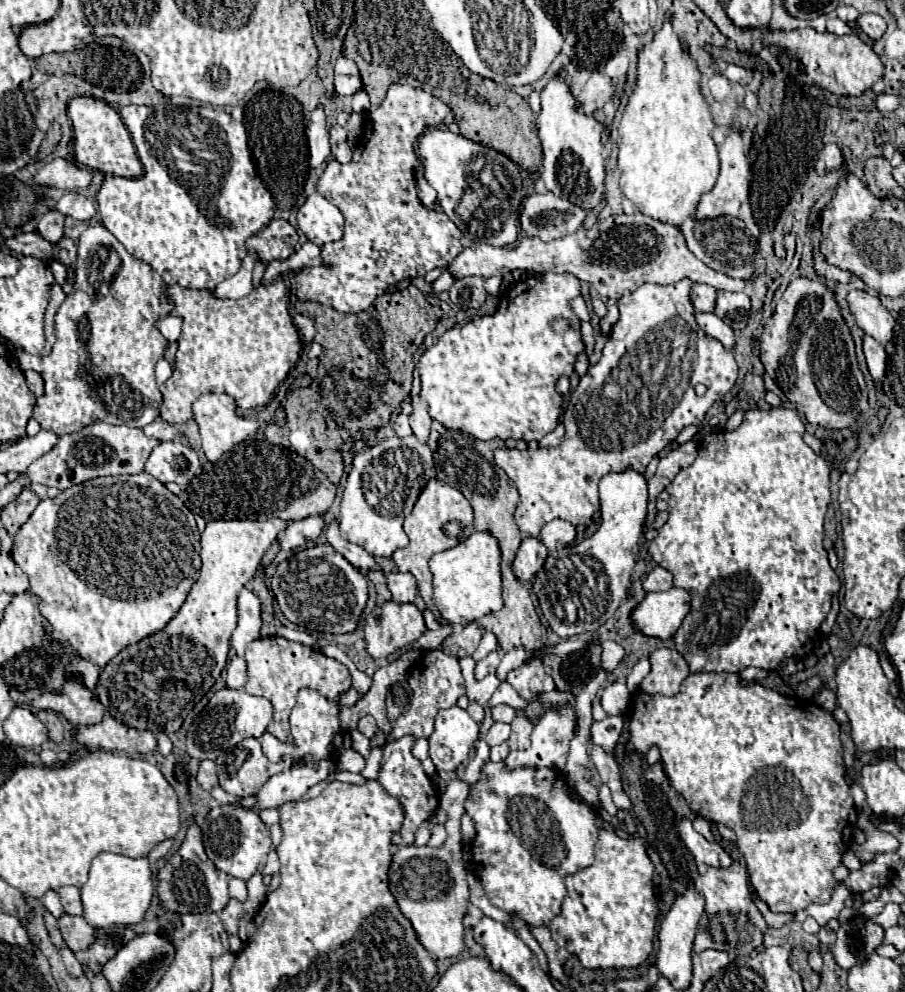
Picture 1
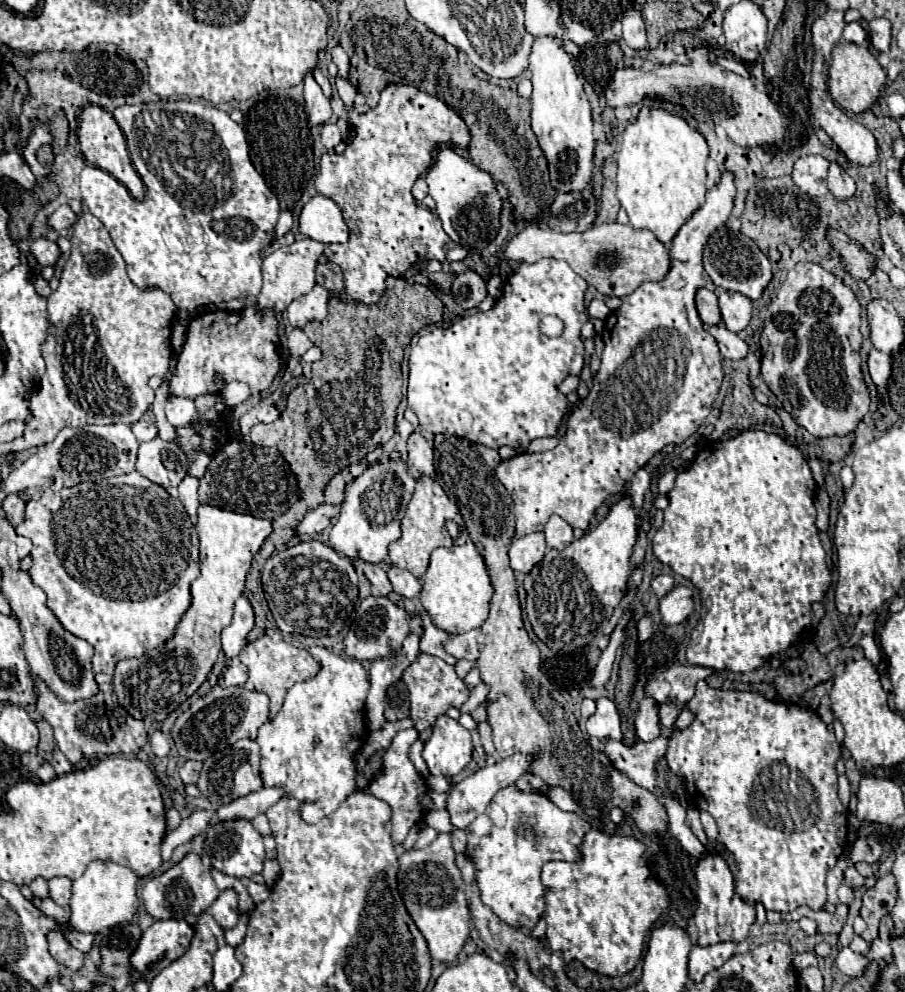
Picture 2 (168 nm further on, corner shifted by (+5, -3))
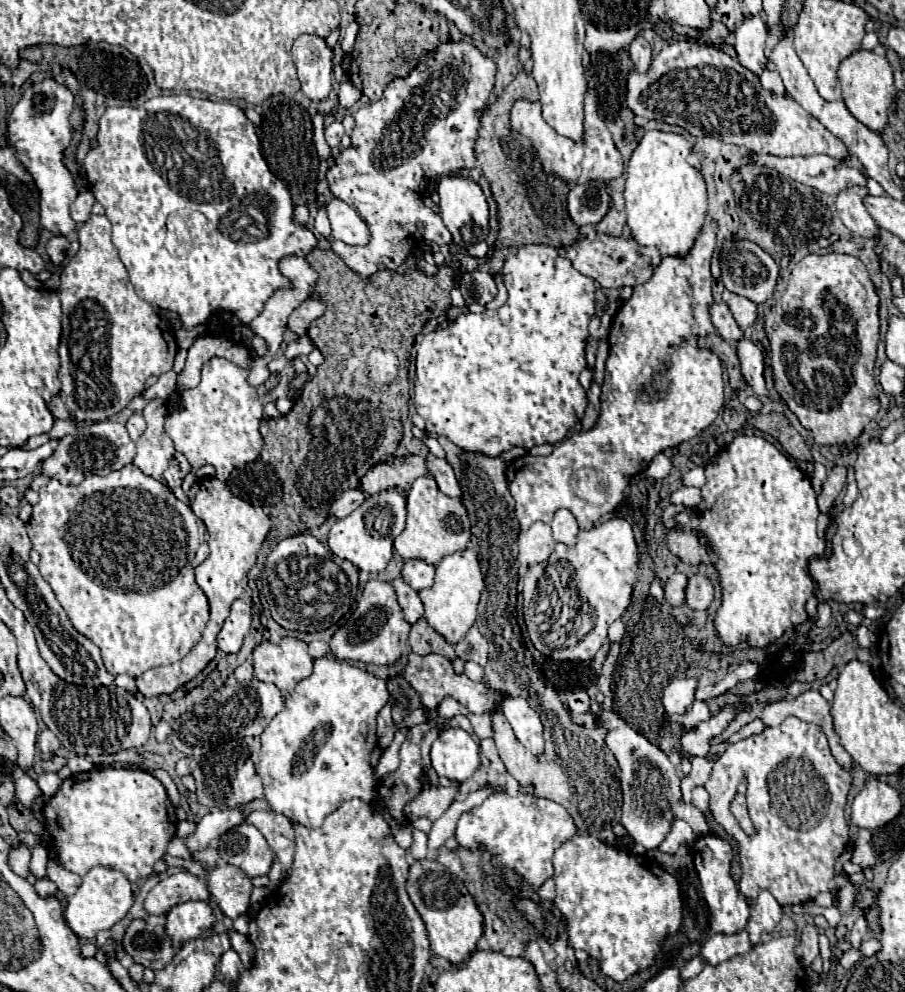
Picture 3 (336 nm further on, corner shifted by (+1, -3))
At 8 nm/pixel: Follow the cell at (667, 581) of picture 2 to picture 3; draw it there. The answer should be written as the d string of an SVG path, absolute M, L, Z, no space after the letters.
M681 572L671 574L665 588L663 588L667 604L671 604L671 606L683 604L685 602L685 586L687 586L687 576L685 574L681 574Z

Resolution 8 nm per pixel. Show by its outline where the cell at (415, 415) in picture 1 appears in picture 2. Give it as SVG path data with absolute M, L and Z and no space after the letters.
M415 432L407 440L409 450L409 462L425 476L435 478L435 464L433 464L433 448L427 444L423 434Z

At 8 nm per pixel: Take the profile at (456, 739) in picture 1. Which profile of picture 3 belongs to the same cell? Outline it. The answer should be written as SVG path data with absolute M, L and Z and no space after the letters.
M447 728L431 746L431 764L437 776L463 782L479 768L479 742L461 728Z

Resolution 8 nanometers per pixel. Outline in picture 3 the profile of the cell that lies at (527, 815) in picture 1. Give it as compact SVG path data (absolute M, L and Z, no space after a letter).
M509 794L493 796L499 796L499 800L489 802L489 806L477 806L459 818L455 832L457 842L471 852L479 848L487 850L495 870L519 874L533 890L539 890L543 882L553 876L553 852L577 834L577 826L563 806L547 798L531 794L519 794L515 798Z

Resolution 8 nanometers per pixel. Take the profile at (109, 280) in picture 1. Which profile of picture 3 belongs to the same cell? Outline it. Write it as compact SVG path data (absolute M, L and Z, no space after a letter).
M93 214L87 222L83 222L83 226L79 228L79 244L81 244L79 252L73 256L73 260L61 272L61 286L57 290L59 300L61 300L61 306L63 306L63 334L61 334L61 342L59 342L59 360L61 360L59 380L63 384L61 384L59 394L55 394L47 402L47 408L49 408L49 412L53 414L55 420L75 420L75 422L81 424L81 422L103 422L103 420L107 420L107 418L123 412L129 406L129 402L133 398L137 398L145 390L145 380L149 376L153 376L153 374L155 376L161 376L161 374L165 374L165 372L169 372L173 368L173 358L177 354L177 342L175 342L175 332L171 330L171 326L167 326L161 320L159 308L153 306L153 304L149 304L149 302L145 302L145 300L141 300L135 294L135 290L133 290L133 286L129 282L129 274L127 274L121 258L117 256L117 250L115 250L113 242L111 242L111 222L107 220L107 216L95 216Z

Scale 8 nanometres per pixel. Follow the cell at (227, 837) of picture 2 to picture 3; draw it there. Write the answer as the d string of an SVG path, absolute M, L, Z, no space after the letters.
M247 822L227 830L219 838L219 856L227 864L241 868L249 878L265 876L275 858L263 834Z

